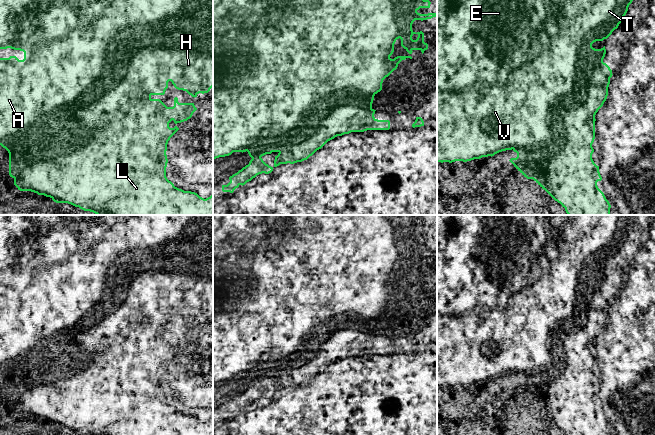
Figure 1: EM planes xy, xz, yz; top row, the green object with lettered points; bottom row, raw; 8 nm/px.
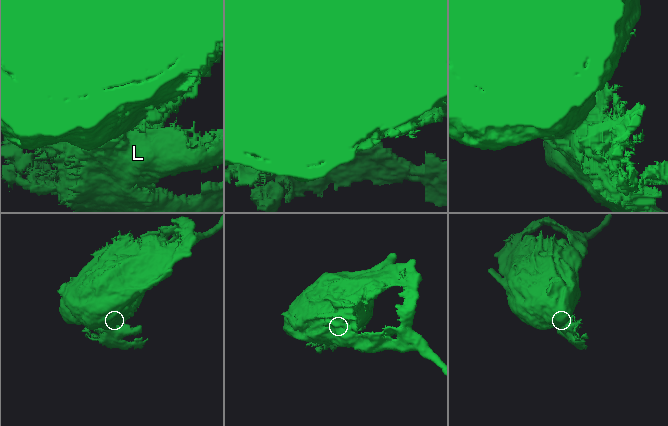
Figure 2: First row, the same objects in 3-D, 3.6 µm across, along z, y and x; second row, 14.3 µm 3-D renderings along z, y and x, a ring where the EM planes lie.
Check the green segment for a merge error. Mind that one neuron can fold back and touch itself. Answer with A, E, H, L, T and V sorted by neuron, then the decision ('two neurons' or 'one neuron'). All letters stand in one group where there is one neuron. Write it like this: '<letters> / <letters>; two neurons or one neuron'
A E T V / H L; two neurons

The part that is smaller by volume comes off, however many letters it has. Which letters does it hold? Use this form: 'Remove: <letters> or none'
Remove: H, L

